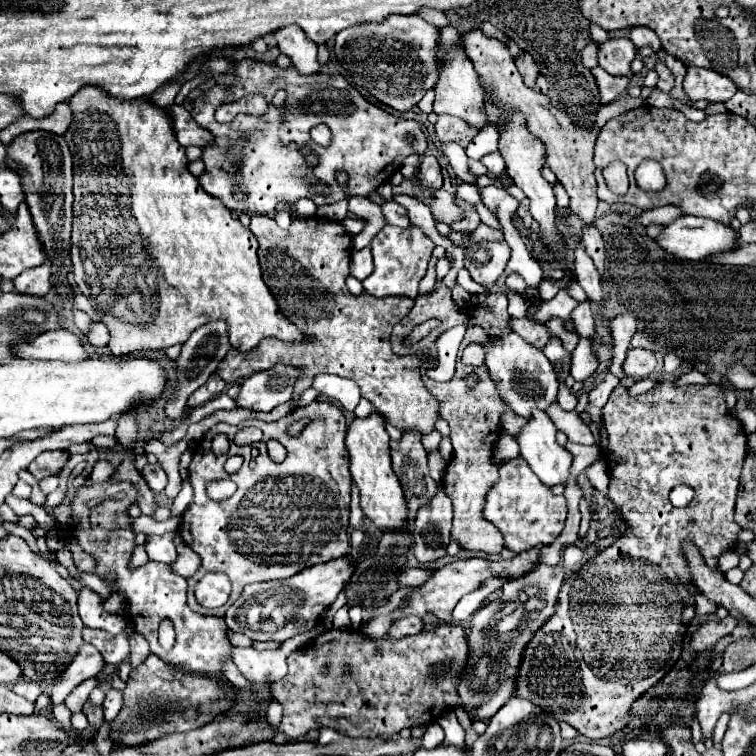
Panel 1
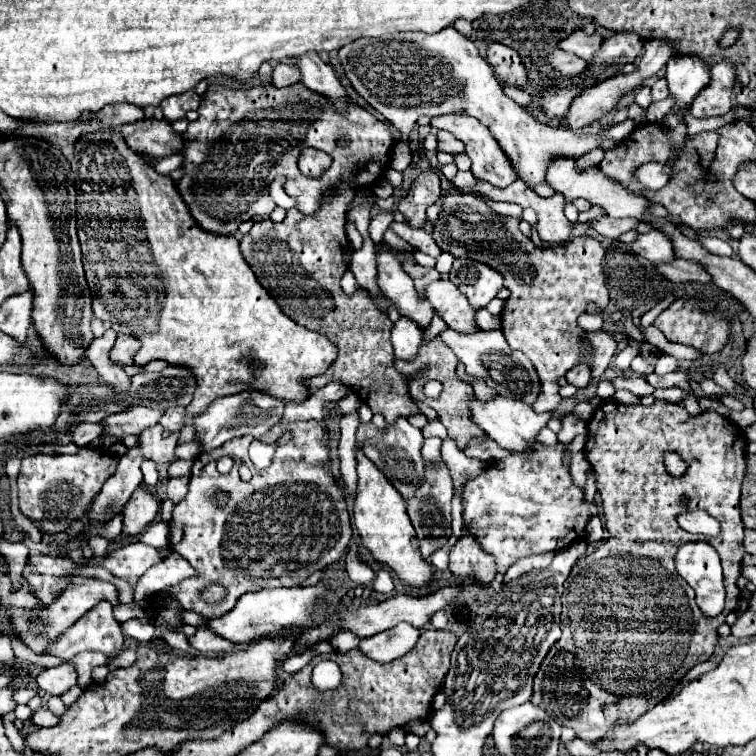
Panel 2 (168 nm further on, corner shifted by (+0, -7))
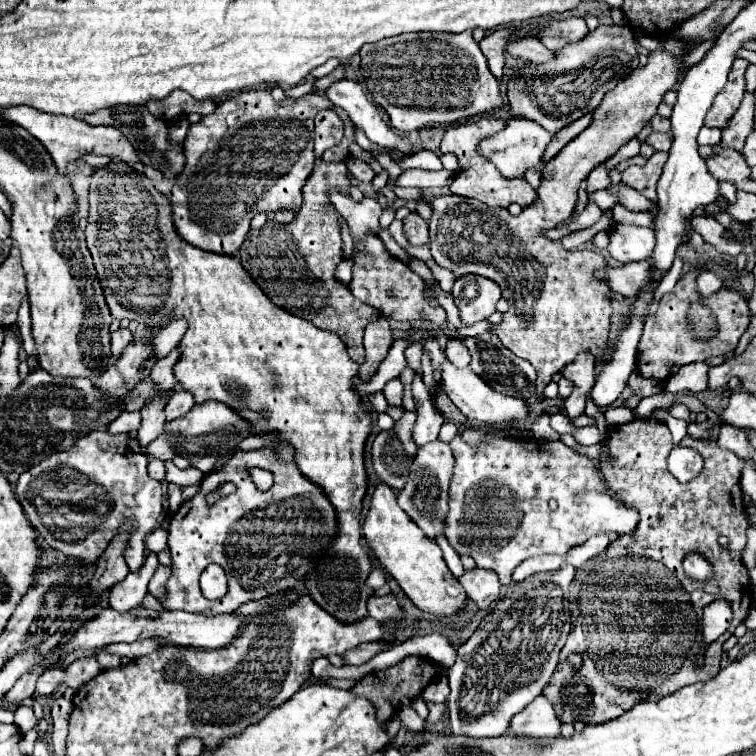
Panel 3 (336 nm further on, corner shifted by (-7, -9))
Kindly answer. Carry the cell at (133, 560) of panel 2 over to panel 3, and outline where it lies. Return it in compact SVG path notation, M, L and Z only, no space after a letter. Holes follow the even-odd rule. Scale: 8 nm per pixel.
M96 430L88 436L78 438L68 450L56 452L44 458L40 464L20 474L16 484L16 496L22 504L28 520L46 540L46 544L68 558L78 560L84 566L94 566L96 560L104 554L108 544L120 534L124 522L130 522L132 534L126 542L124 560L130 572L138 572L144 564L144 520L160 520L162 508L162 484L152 480L146 472L148 458L134 452L130 446L128 434L110 434L106 430Z

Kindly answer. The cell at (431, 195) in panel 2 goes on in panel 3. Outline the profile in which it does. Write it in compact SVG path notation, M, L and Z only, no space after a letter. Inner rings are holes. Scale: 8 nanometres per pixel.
M408 214L404 218L404 234L412 246L428 244L428 222L422 220L418 214Z

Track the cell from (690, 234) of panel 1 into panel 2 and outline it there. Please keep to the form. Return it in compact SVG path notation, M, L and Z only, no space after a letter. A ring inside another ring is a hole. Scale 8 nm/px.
M651 230L649 234L639 234L639 238L631 244L631 250L635 254L647 258L653 264L673 262L677 258L673 240L661 230Z

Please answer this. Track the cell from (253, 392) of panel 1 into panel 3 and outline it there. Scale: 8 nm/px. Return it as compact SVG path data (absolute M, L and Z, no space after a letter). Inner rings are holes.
M204 402L204 404L194 404L194 408L172 422L164 424L164 434L160 434L156 440L152 440L152 444L148 444L146 448L140 448L140 452L144 456L152 456L158 458L162 462L172 460L174 456L184 456L194 468L198 468L200 472L210 472L210 466L224 456L230 448L234 448L242 438L252 436L252 432L248 432L248 424L244 424L240 420L240 416L236 416L236 412L232 412L232 408L228 408L226 404L220 402Z

